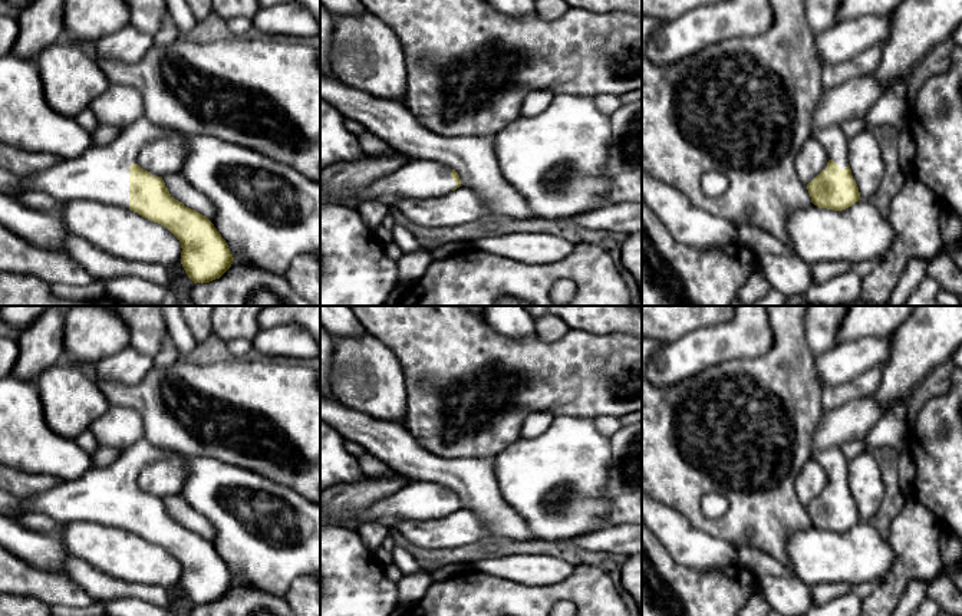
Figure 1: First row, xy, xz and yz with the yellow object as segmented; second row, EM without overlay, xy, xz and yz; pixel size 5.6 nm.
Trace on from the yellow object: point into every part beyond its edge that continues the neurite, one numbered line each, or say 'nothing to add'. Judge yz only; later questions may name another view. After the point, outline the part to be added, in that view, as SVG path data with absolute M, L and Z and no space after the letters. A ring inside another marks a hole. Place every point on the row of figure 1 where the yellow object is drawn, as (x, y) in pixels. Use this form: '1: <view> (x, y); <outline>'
1: yz (833, 140); M831 125L813 132L813 136L823 145L828 159L833 159L841 169L849 164L849 138L840 125Z

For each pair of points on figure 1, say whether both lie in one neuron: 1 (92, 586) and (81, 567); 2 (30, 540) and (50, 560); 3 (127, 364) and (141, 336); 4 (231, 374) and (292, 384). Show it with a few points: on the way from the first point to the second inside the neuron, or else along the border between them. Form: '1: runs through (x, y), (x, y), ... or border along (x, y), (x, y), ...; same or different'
1: runs through (92, 582), (82, 572); same
2: runs through (35, 544), (46, 556); same
3: border along (129, 343), (152, 358); different
4: runs through (246, 384), (277, 384); same

